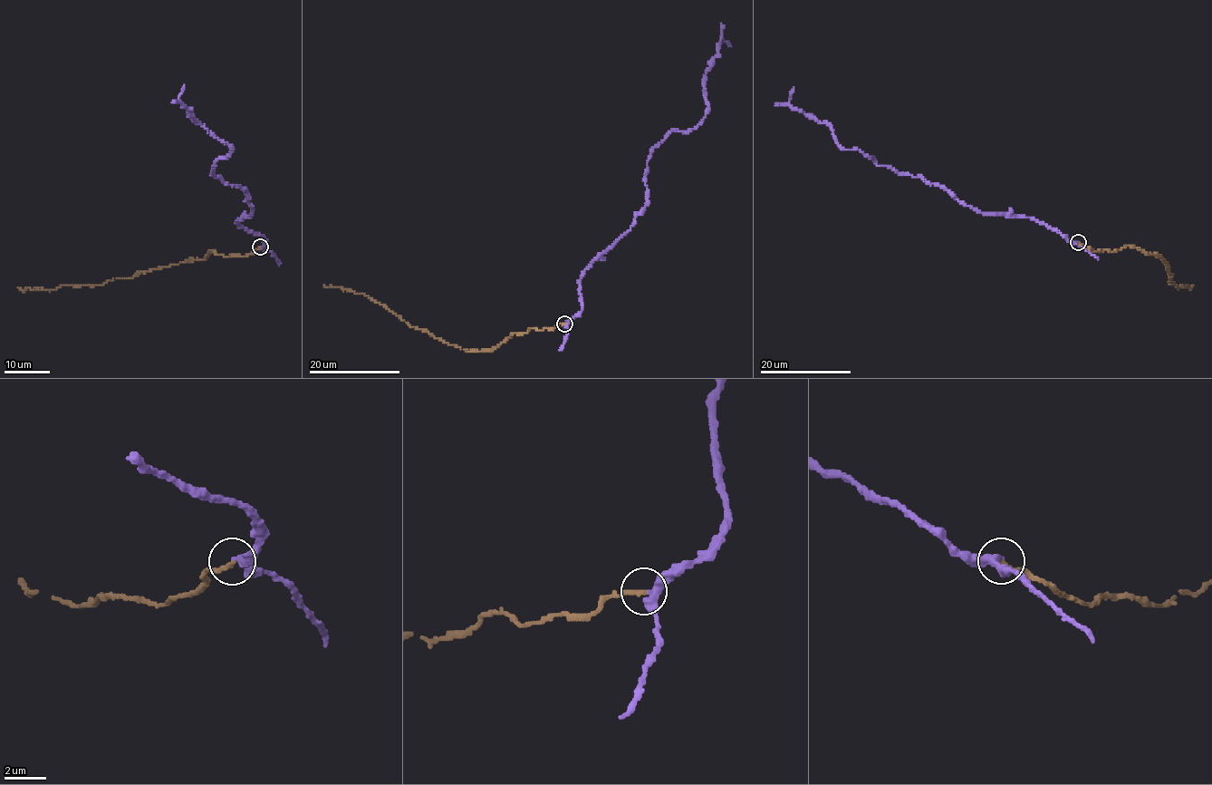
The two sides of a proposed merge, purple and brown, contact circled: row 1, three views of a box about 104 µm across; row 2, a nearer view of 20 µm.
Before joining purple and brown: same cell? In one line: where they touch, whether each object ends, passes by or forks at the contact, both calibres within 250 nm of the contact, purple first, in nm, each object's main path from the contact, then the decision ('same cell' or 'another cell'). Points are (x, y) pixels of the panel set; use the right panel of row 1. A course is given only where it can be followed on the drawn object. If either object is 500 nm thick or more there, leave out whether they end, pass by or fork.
at (1078, 242); purple passes by; brown ends there; 240 nm thick on the purple side, 280 nm on the other; purple runs (1079, 241), (1028, 217), (983, 214), (920, 177), (841, 148), (829, 125), (794, 111), (788, 102), (793, 88); brown runs (1079, 242), (1097, 252), (1113, 252), (1128, 246), (1159, 256), (1172, 274), (1169, 282), (1177, 287), (1191, 285); same cell

